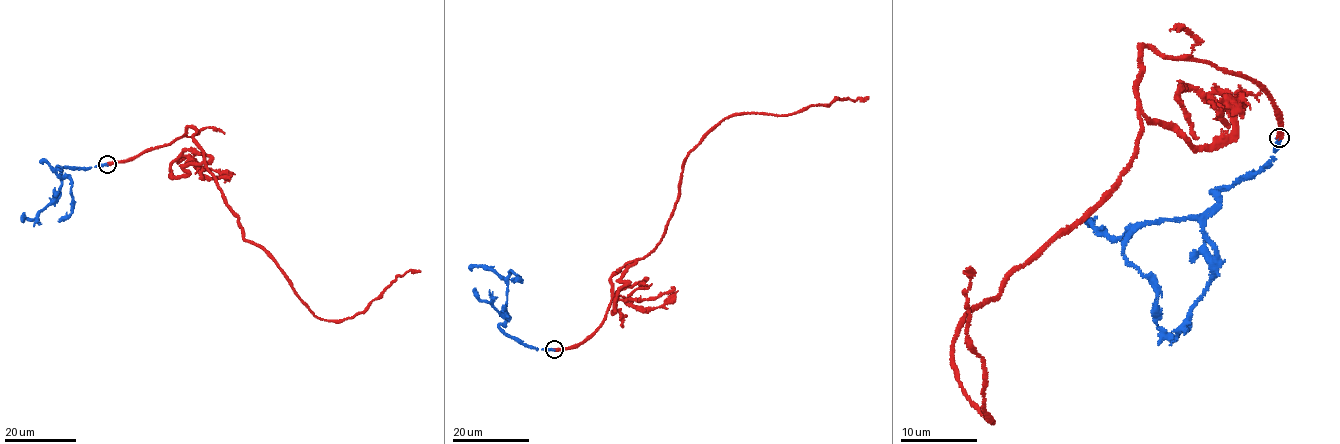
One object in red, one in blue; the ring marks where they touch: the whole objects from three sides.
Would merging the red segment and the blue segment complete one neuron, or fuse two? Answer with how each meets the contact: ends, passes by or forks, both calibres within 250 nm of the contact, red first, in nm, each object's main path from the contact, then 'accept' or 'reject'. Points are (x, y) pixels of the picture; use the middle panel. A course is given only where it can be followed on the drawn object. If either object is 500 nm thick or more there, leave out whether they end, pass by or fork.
red ends; blue ends; calibres 440 and 380 nm; course red (553, 349), (577, 347), (597, 328), (610, 278), (658, 245), (686, 157), (718, 123), (868, 96); course blue (553, 349), (525, 346), (506, 336), (499, 326), (504, 324), (511, 270), (522, 279), (510, 279); accept

